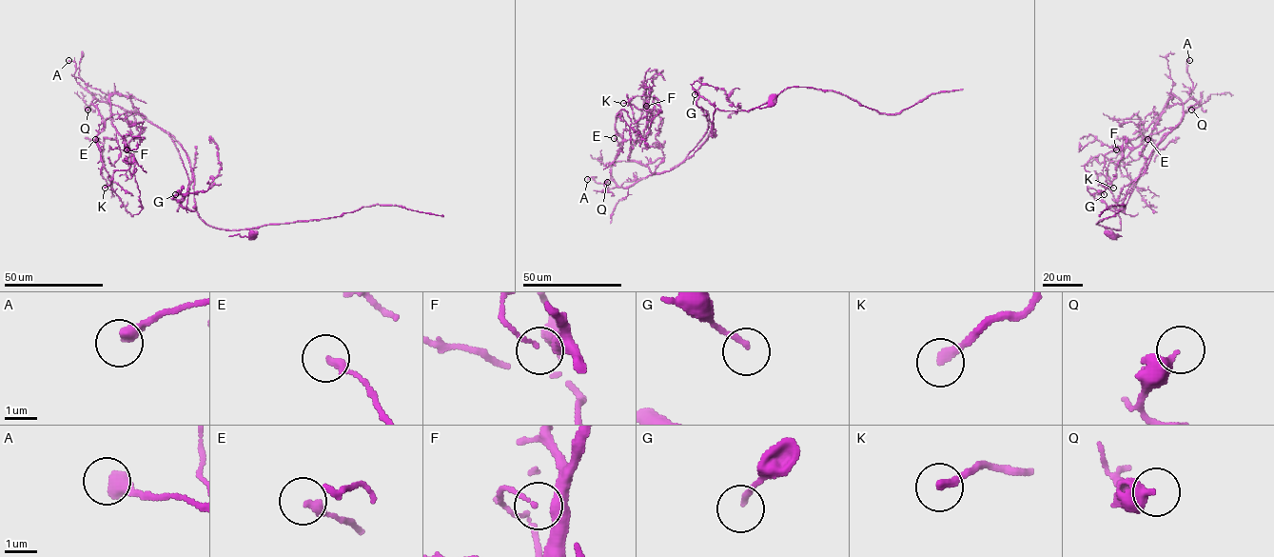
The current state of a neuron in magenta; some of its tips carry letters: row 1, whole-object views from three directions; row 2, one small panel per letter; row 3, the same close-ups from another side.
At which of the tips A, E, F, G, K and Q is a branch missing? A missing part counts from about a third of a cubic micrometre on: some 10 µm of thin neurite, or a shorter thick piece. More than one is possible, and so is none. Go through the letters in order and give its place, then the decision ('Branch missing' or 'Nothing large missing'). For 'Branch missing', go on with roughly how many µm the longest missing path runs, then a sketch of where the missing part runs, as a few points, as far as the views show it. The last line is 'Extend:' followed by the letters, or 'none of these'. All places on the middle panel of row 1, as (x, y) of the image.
A: Place: (587, 179). Nothing large missing
E: Place: (614, 138). Nothing large missing
F: Place: (646, 106). Nothing large missing
G: Place: (695, 94). Nothing large missing
K: Place: (623, 103). Nothing large missing
Q: Place: (607, 182). Nothing large missing
Extend: none of these

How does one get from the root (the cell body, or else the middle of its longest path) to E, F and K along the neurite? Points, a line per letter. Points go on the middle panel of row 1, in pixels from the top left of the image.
E: (773, 100), (749, 110), (716, 109), (697, 149), (659, 173), (628, 159), (634, 140), (614, 138)
F: (773, 100), (749, 110), (716, 109), (713, 129), (697, 149), (659, 173), (628, 159), (646, 126), (646, 106)
K: (773, 100), (749, 110), (716, 109), (697, 149), (659, 173), (628, 159), (646, 126), (650, 95), (623, 103)

